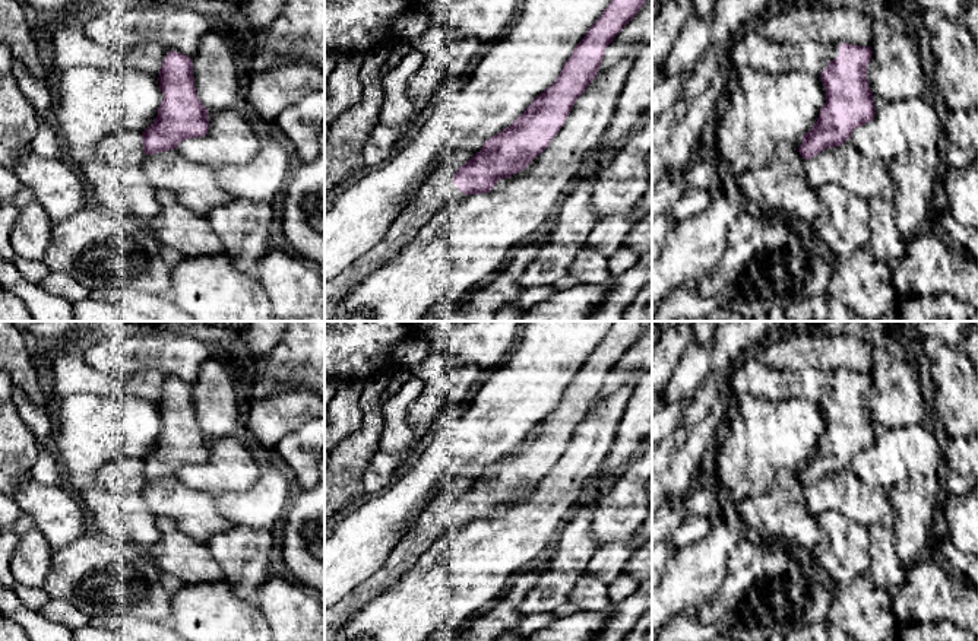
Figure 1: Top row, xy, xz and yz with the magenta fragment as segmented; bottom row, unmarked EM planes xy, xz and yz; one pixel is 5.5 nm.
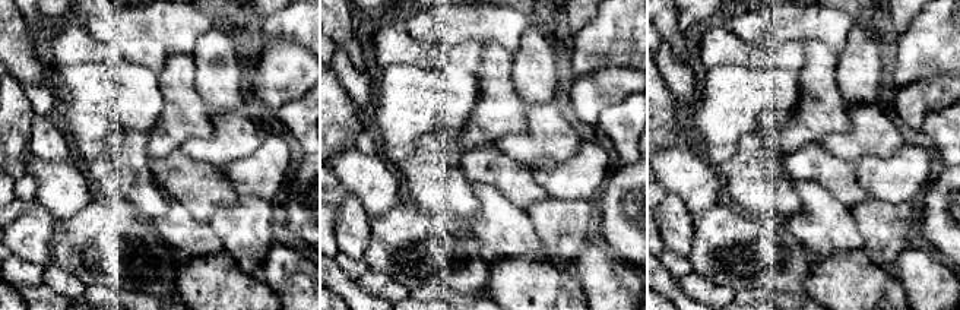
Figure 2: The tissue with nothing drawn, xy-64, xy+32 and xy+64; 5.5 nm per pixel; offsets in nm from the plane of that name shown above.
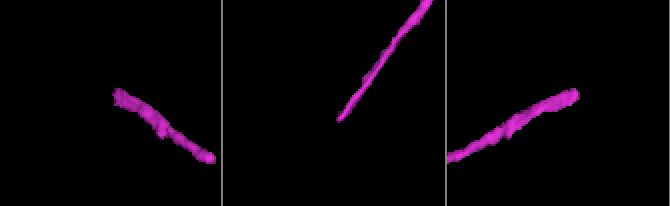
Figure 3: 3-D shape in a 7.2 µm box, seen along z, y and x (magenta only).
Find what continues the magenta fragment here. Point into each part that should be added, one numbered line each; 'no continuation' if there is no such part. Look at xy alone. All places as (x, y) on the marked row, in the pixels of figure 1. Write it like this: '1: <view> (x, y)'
no continuation

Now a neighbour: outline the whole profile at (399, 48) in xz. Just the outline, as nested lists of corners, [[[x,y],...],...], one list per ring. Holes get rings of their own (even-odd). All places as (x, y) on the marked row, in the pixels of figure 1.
[[[396,39],[389,48],[390,50],[383,67],[383,74],[395,69],[401,63],[401,60],[412,51],[412,47],[406,39]]]

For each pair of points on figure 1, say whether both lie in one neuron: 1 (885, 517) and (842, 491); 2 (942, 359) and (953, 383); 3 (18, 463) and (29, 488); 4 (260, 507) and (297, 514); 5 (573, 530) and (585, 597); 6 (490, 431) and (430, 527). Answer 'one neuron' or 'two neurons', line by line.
1: one neuron
2: one neuron
3: two neurons
4: two neurons
5: two neurons
6: two neurons

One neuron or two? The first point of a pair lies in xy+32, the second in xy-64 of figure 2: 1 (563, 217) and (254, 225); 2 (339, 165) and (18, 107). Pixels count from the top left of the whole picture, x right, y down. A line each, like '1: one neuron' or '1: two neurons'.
1: one neuron
2: two neurons

